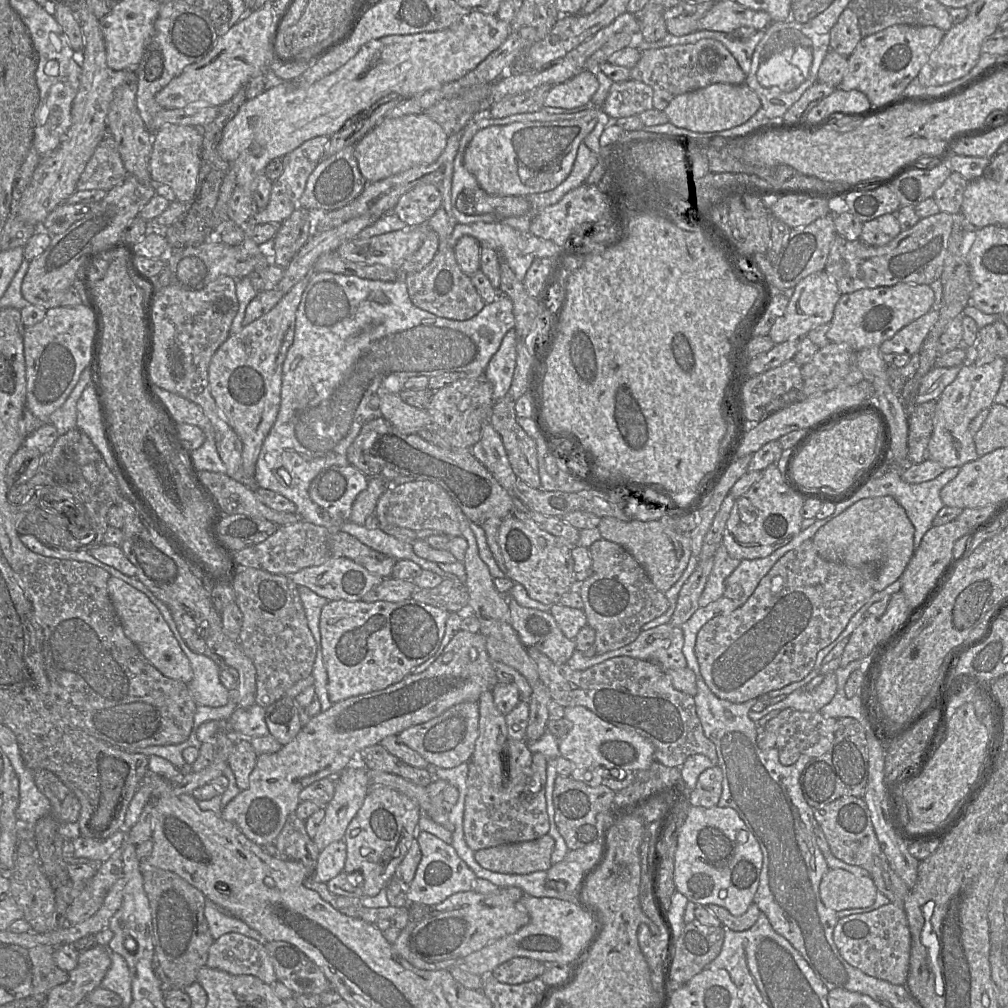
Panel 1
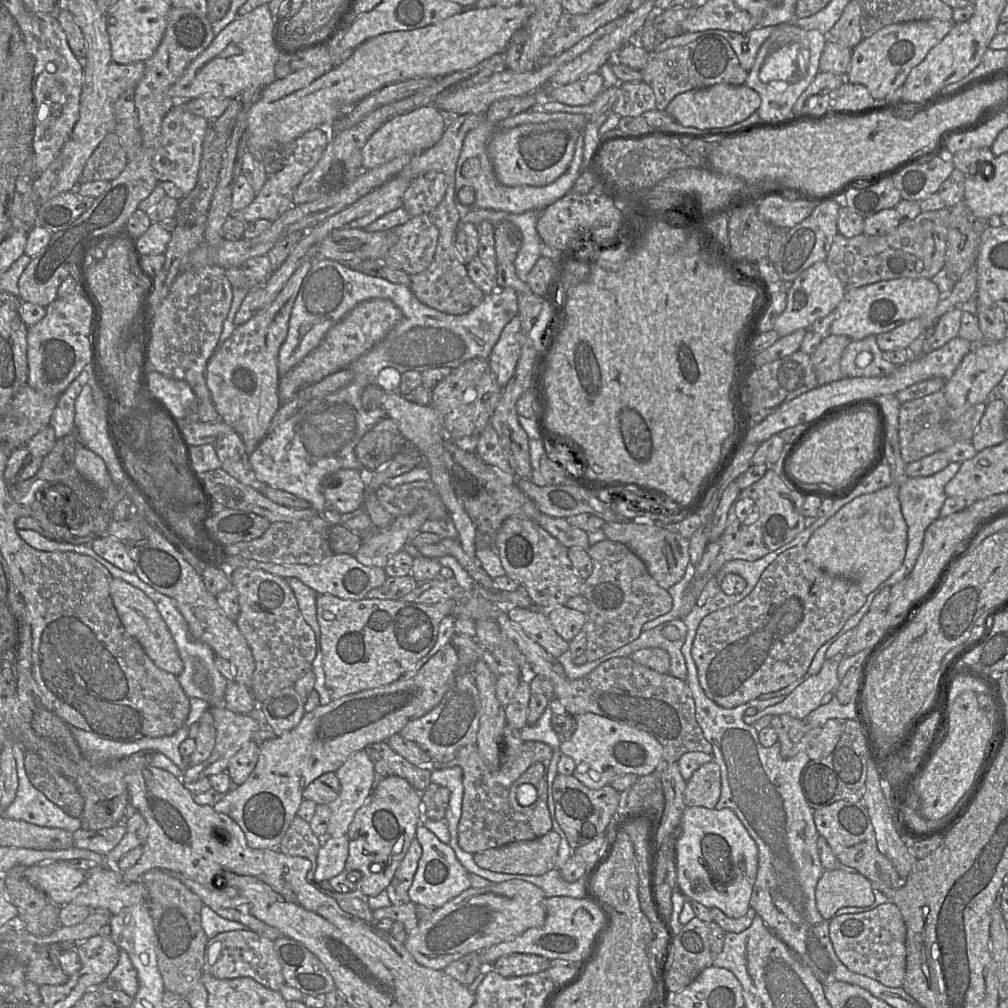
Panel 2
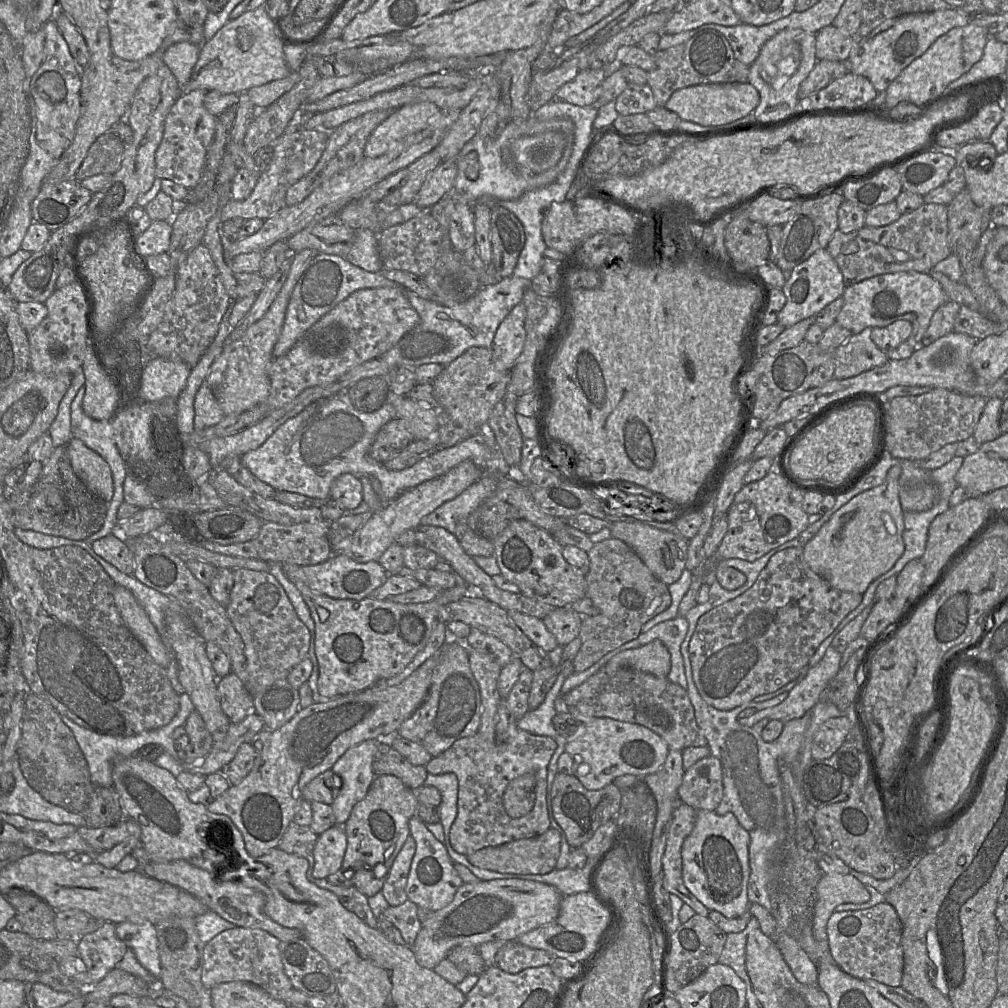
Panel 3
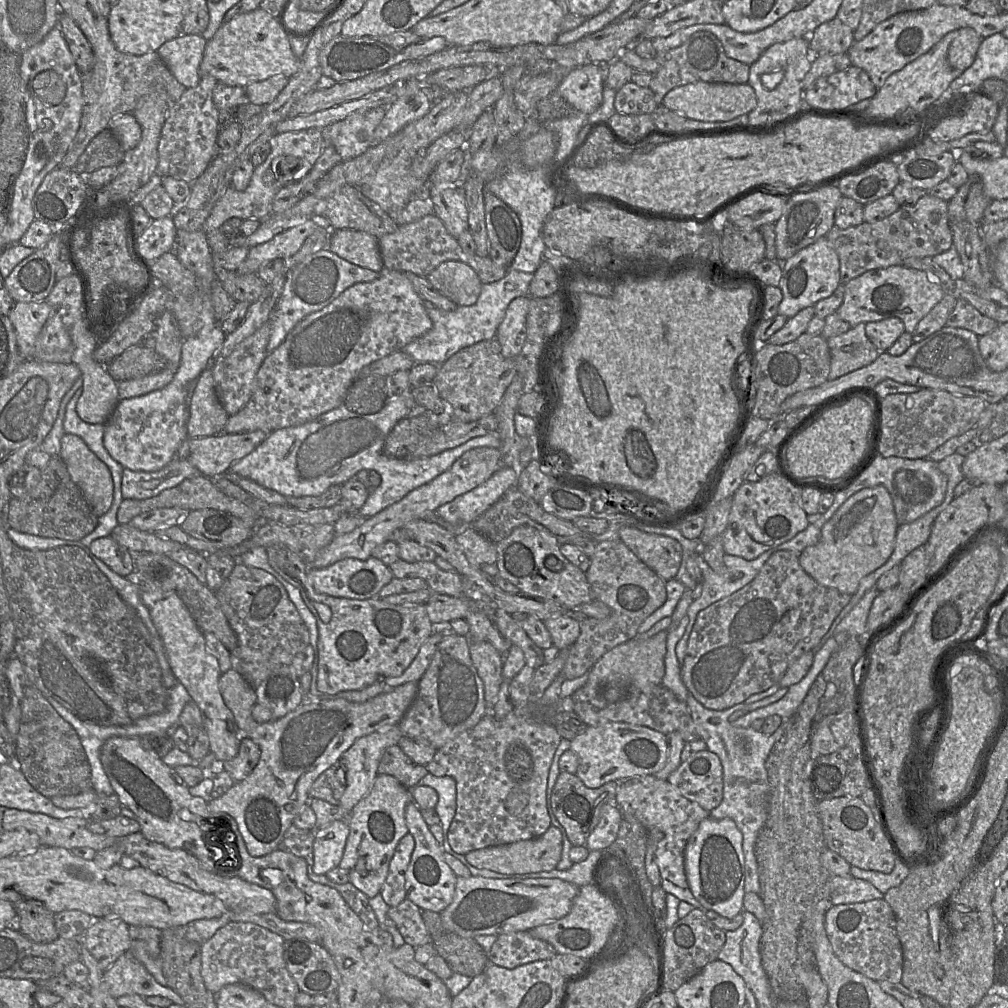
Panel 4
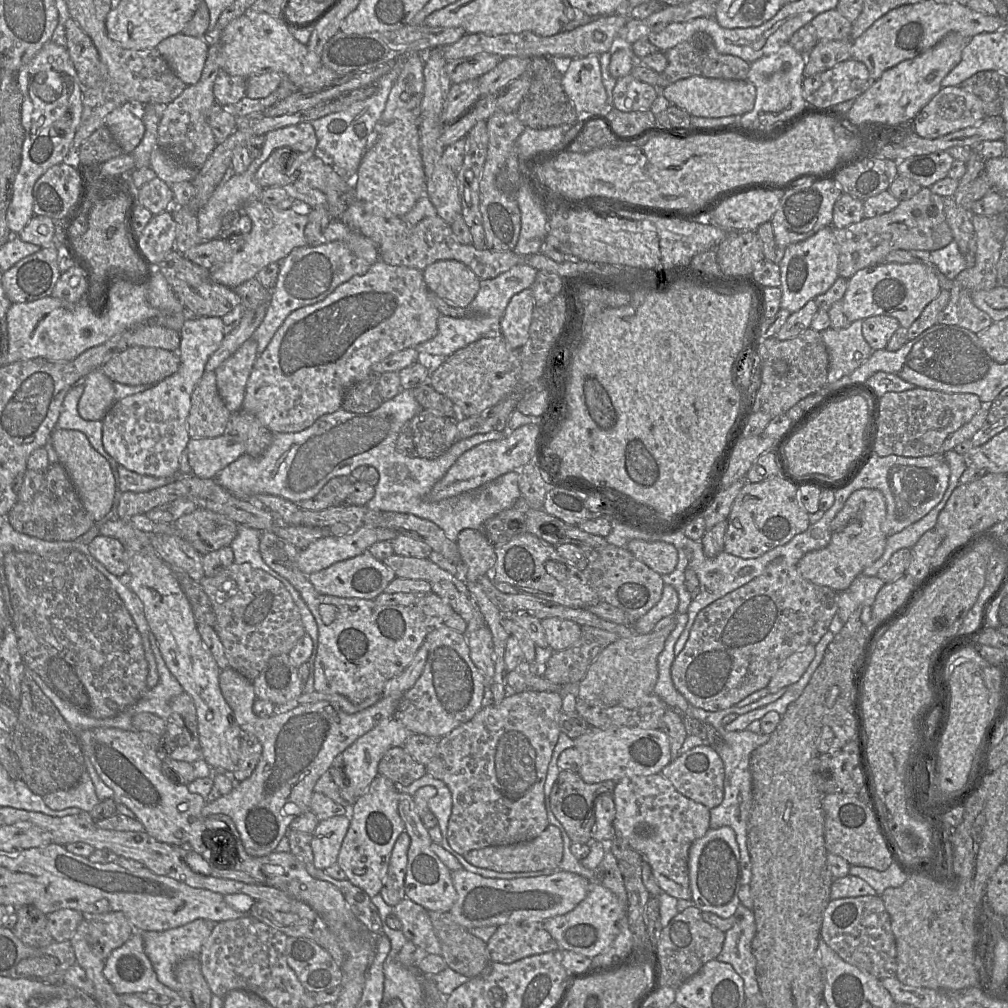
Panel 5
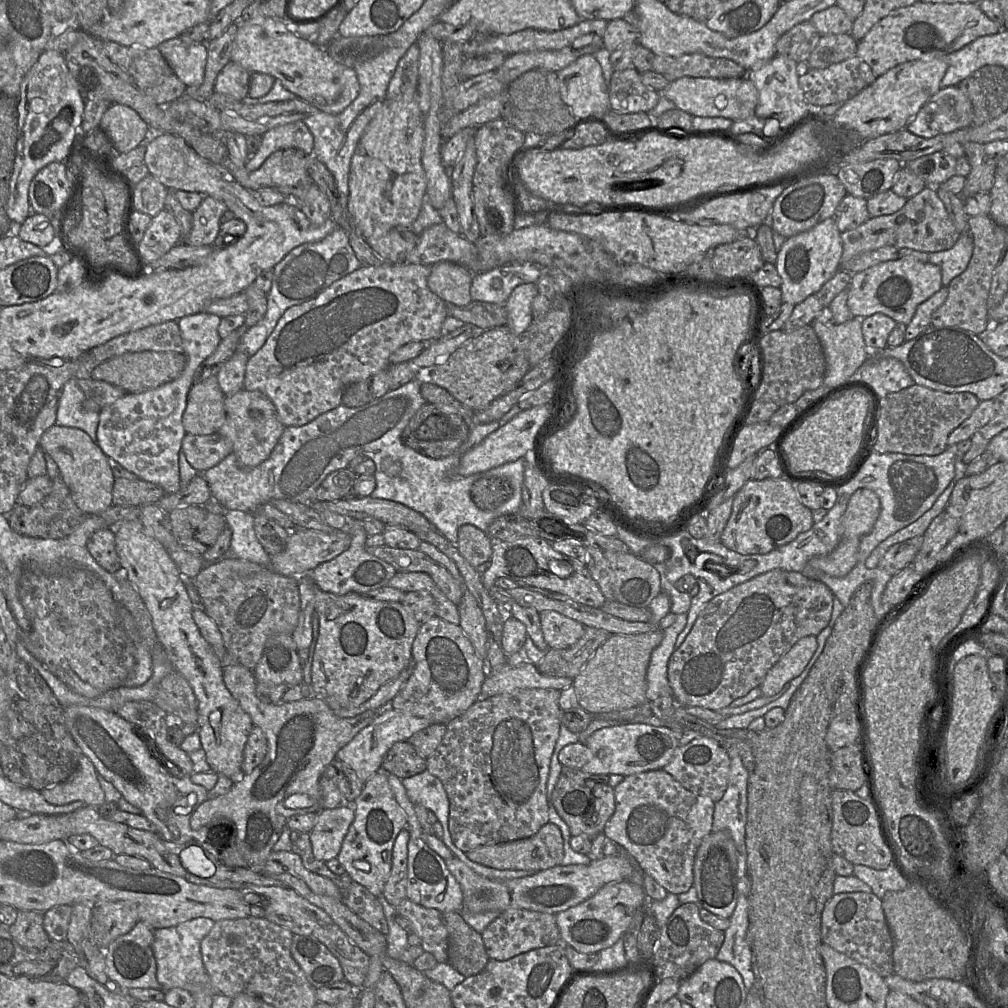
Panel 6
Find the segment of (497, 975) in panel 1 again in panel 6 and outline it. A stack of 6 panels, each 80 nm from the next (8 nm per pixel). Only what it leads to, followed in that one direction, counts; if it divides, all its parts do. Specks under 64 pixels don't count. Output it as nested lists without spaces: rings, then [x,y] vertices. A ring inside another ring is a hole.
[[[508,909],[499,914],[481,933],[486,953],[493,960],[508,960],[530,950],[561,944],[556,914],[528,909]]]

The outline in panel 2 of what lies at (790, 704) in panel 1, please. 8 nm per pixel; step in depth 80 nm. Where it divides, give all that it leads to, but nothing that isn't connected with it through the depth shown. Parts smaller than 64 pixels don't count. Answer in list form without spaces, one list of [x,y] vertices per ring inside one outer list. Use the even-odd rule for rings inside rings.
[[[826,659],[819,673],[807,677],[782,702],[758,711],[753,716],[743,715],[743,721],[752,725],[765,715],[782,714],[796,719],[804,719],[813,710],[833,698],[840,683],[837,668],[837,662]]]

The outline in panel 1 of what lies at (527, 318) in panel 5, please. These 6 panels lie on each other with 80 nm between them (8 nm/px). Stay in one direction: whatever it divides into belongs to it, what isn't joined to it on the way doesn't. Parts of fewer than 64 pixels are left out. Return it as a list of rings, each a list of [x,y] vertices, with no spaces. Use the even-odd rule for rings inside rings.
[[[510,329],[497,352],[492,356],[484,374],[492,385],[493,400],[501,400],[508,392],[516,367],[516,331]]]

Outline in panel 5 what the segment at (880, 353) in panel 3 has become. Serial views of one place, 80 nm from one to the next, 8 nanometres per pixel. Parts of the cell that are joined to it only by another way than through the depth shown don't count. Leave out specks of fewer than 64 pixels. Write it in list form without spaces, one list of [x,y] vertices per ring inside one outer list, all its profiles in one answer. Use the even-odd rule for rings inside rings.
[[[856,320],[848,328],[829,327],[820,332],[829,355],[827,383],[850,375],[875,351],[863,336],[862,321]]]

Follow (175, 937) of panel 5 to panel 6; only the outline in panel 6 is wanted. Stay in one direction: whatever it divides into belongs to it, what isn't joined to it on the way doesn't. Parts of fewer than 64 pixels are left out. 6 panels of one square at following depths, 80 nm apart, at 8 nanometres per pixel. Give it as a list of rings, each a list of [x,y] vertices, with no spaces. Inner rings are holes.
[[[199,917],[175,926],[154,930],[152,950],[156,960],[156,977],[160,989],[167,991],[172,988],[183,988],[190,993],[200,988],[213,989],[204,967],[201,942],[211,931],[214,923],[210,918]]]

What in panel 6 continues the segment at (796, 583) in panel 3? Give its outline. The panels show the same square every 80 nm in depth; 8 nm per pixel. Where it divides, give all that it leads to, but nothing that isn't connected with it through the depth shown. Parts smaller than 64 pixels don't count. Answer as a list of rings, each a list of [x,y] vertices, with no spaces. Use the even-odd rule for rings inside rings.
[[[774,569],[760,574],[749,581],[739,584],[728,591],[715,596],[706,607],[699,613],[690,632],[680,647],[672,653],[668,662],[668,681],[672,693],[678,705],[683,707],[702,707],[710,710],[719,710],[728,707],[735,699],[748,694],[752,689],[759,687],[767,672],[789,651],[789,649],[801,638],[806,636],[817,636],[828,626],[832,615],[834,595],[831,590],[818,579],[810,579],[804,587],[796,587],[786,580],[788,571]]]

